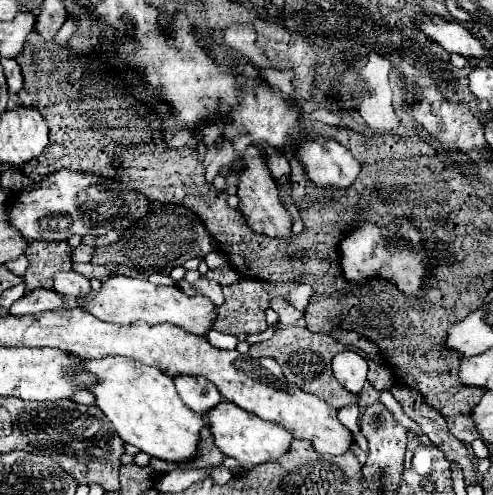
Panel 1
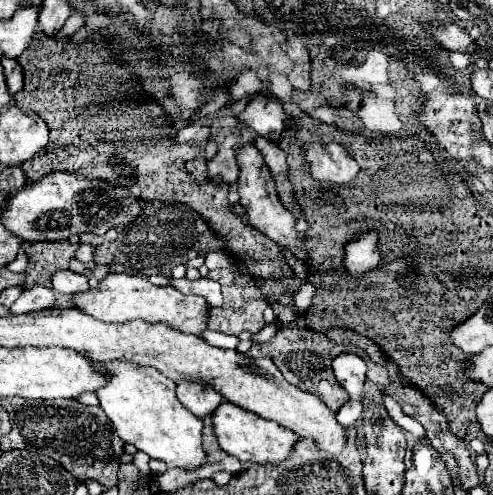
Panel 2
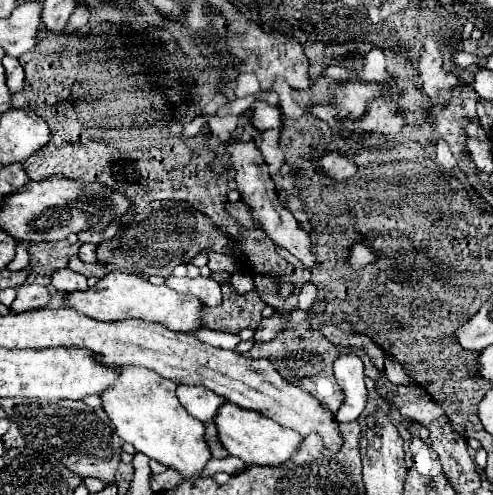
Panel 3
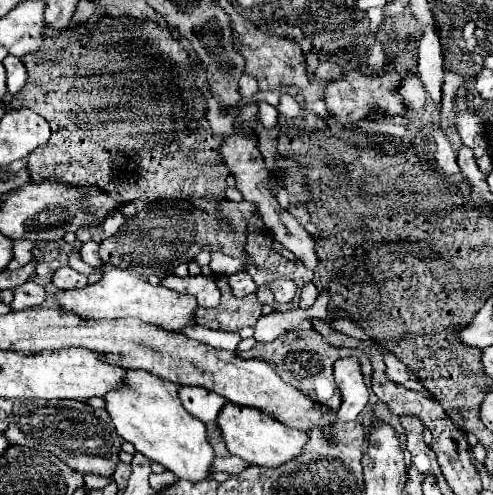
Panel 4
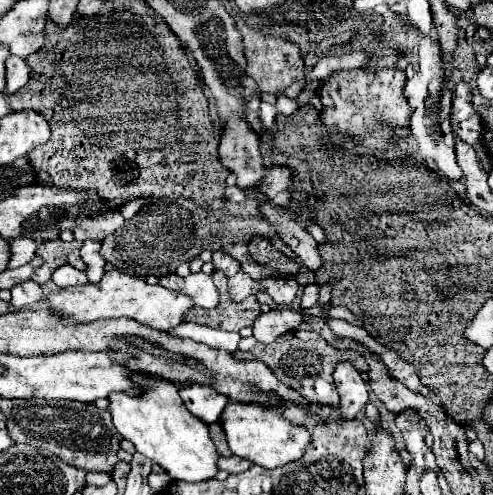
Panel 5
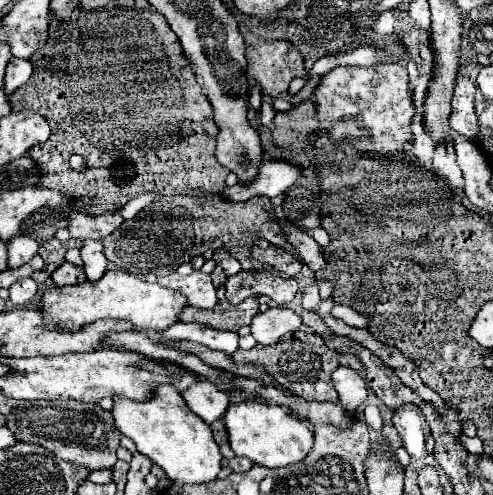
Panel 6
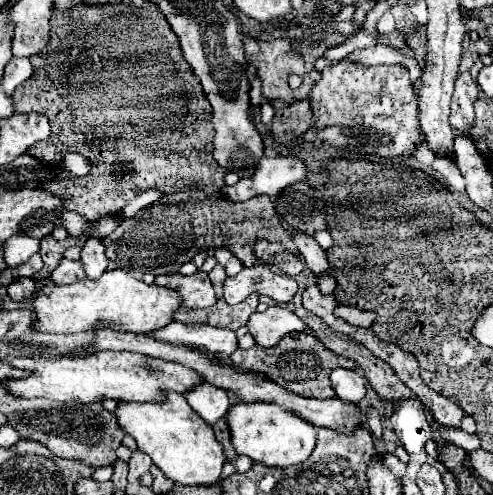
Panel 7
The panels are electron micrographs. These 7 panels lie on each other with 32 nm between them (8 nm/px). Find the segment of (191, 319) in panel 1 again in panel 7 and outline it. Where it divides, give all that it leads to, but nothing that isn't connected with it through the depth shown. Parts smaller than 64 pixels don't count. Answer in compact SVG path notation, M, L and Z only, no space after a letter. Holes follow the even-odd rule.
M120 268L106 270L98 280L86 278L82 282L68 286L48 284L40 288L38 294L40 296L36 300L28 302L28 308L38 316L36 328L40 328L40 332L54 332L54 334L82 332L94 328L98 322L112 324L118 330L148 334L174 322L172 316L182 306L176 290L146 284Z

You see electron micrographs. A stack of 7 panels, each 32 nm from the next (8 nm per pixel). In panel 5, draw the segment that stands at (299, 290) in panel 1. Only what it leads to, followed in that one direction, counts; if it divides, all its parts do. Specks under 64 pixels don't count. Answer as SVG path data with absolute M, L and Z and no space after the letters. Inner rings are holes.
M308 284L304 286L304 292L302 292L302 302L300 302L300 308L312 308L318 300L318 286L316 284Z

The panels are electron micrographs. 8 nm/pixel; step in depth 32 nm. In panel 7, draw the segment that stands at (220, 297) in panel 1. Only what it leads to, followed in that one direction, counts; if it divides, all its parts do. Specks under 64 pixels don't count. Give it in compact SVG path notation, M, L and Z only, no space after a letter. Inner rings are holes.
M178 272L174 274L156 276L155 283L159 286L176 290L188 308L208 308L216 304L216 294L210 284L208 274L196 272L191 276L184 276Z

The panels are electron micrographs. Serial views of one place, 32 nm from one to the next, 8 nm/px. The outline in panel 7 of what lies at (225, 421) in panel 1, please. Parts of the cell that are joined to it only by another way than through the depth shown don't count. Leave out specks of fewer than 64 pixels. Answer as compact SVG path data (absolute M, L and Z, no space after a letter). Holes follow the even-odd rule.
M238 402L230 406L224 418L228 420L232 446L236 454L244 454L252 458L252 462L270 468L284 468L284 466L304 462L316 444L316 426L312 426L310 422L302 420L294 412L288 412L276 404Z

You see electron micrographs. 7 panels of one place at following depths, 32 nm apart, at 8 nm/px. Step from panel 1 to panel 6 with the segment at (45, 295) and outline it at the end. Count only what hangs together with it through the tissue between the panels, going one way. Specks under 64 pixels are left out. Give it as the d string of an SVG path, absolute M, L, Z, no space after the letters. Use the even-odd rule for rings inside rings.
M32 278L20 280L10 286L10 302L14 306L28 306L40 298L42 298L42 290L38 288L38 284Z

